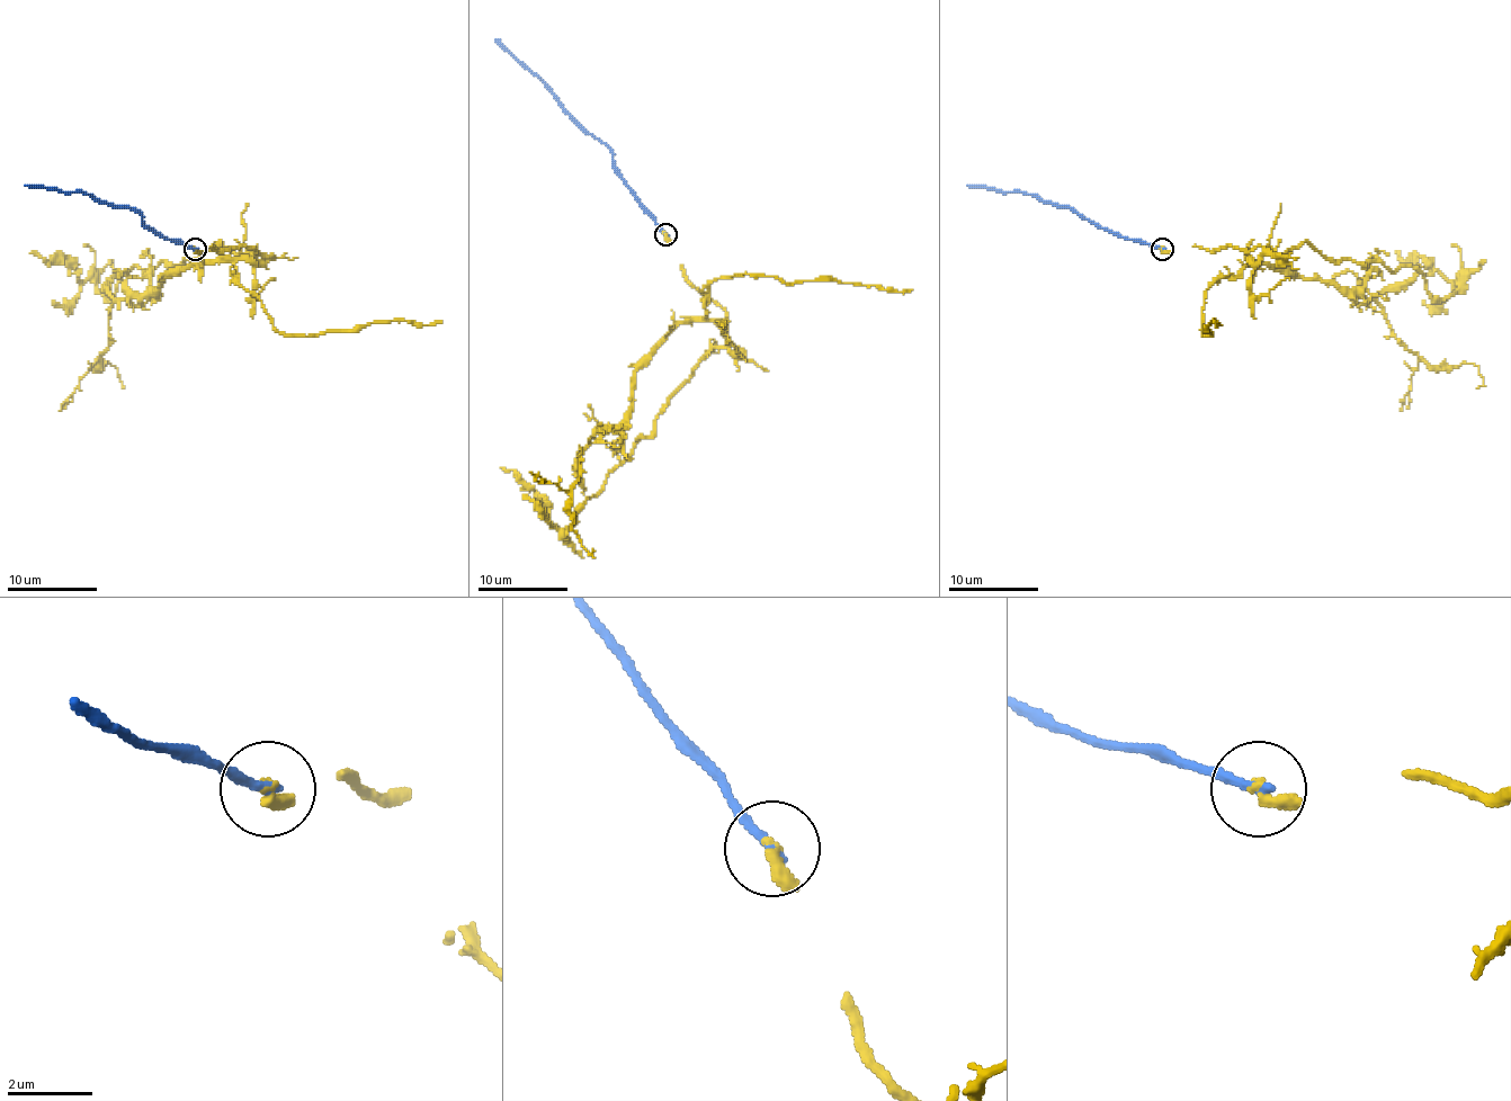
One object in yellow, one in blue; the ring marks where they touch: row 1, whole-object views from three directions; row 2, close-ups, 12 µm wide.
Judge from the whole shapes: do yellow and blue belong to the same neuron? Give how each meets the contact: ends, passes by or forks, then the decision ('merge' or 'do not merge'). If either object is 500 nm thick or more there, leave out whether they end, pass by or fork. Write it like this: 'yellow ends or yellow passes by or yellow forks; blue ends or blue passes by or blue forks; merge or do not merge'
yellow ends; blue ends; do not merge

